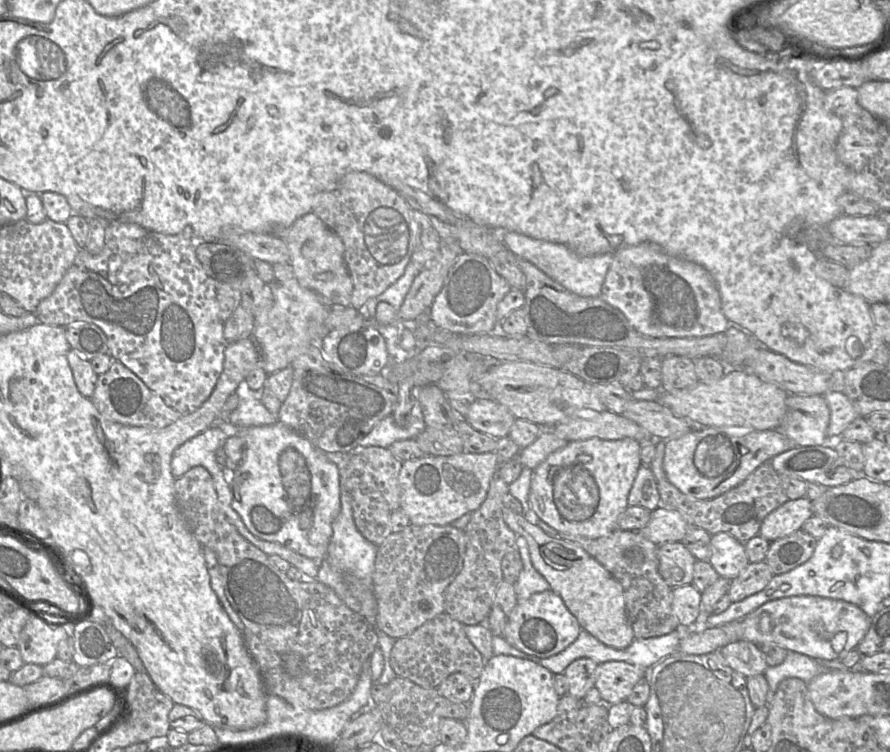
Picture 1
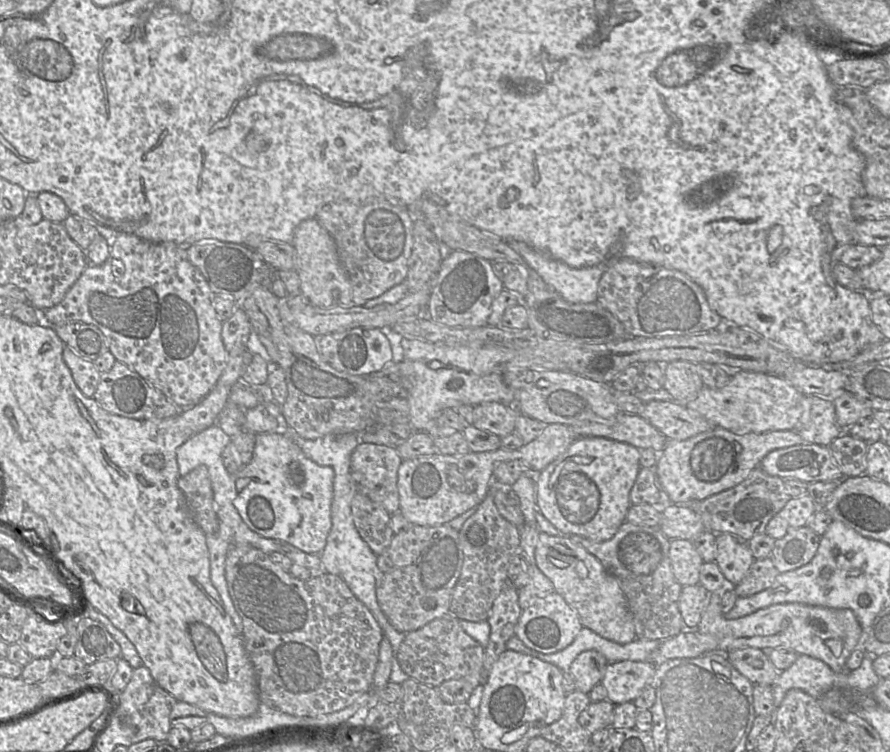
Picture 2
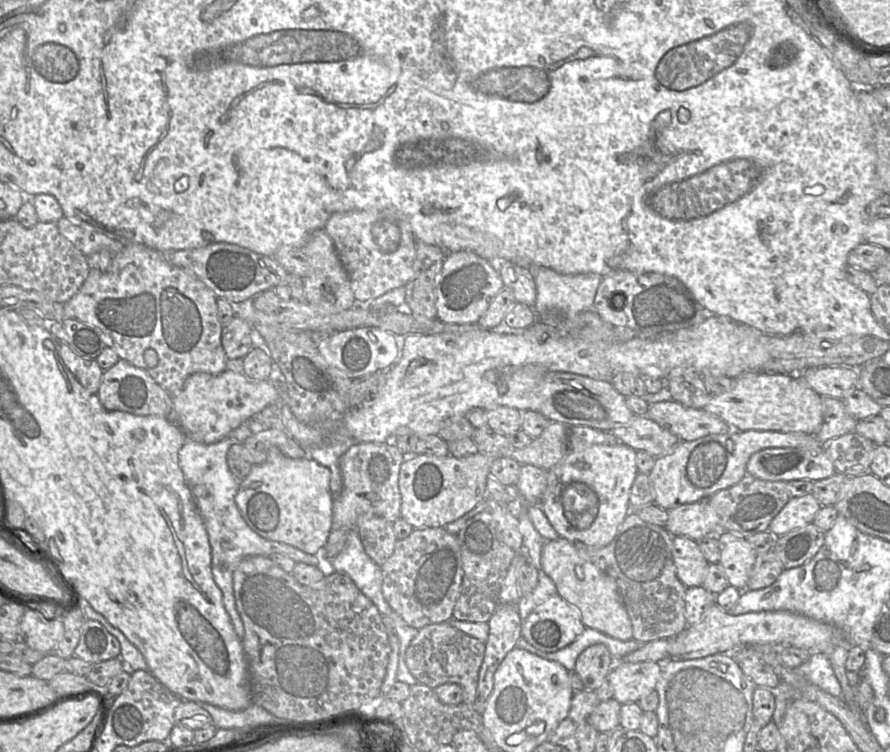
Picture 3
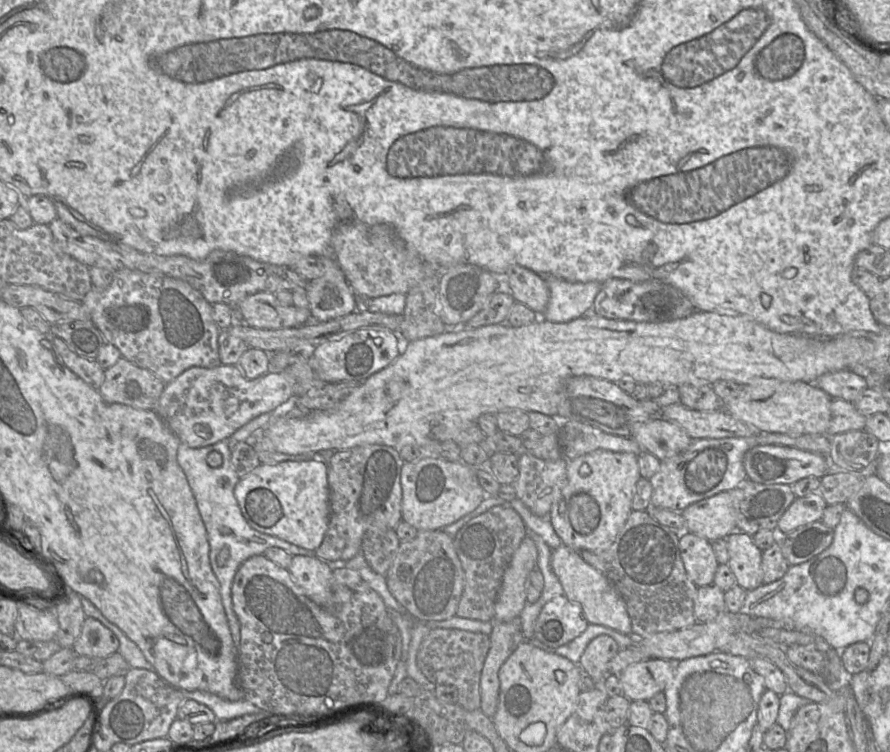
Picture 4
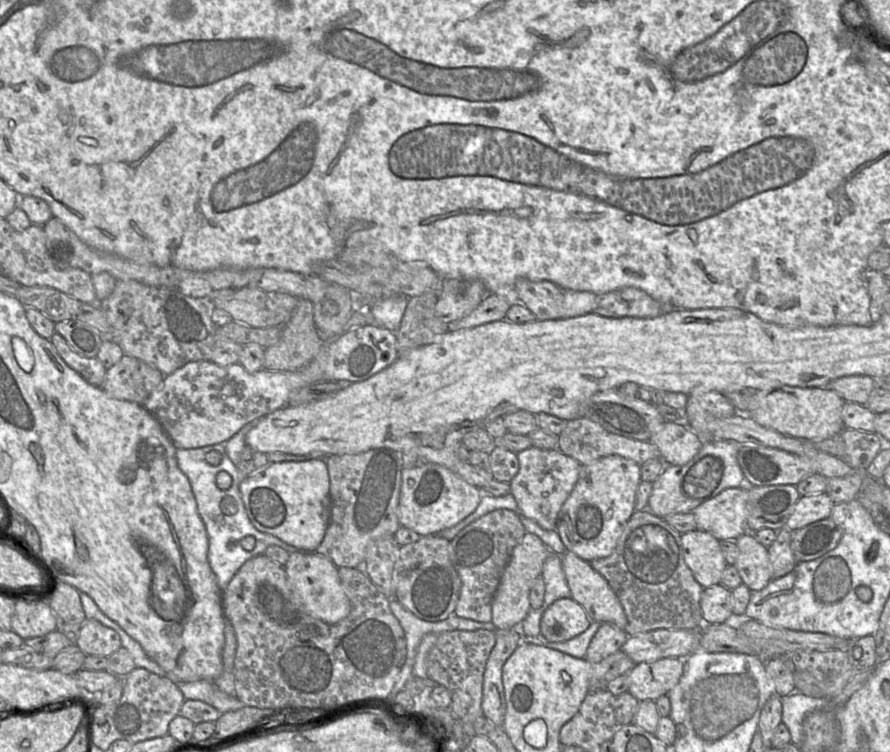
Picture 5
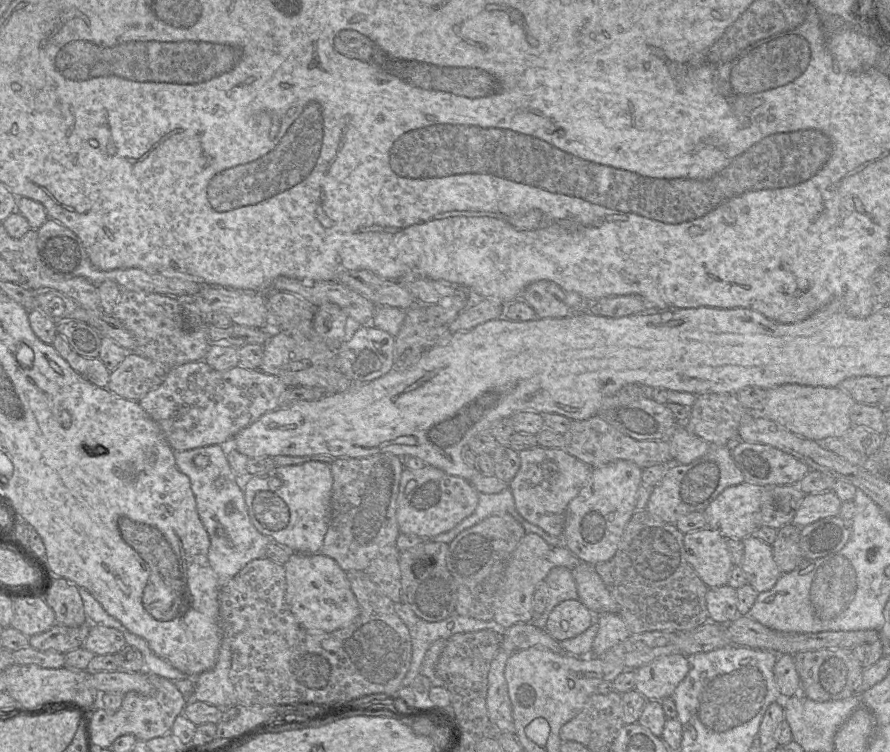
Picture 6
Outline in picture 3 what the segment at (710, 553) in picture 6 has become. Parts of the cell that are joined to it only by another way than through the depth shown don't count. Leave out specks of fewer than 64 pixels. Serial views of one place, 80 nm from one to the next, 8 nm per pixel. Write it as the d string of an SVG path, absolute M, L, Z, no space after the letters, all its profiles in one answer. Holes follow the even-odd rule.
M674 537L672 556L677 576L687 588L703 585L709 563L703 556L698 542L687 537Z

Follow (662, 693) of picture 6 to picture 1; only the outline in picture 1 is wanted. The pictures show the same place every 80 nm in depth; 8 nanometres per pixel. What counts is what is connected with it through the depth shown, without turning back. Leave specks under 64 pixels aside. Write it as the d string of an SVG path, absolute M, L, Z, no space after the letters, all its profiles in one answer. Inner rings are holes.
M623 661L598 665L595 687L606 705L627 700L635 685L646 678L646 669Z

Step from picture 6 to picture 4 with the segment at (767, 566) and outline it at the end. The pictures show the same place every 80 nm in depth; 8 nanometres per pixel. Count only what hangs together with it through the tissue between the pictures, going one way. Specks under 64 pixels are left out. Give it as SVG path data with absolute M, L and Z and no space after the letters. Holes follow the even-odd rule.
M734 531L725 539L727 541L729 556L727 565L734 573L737 580L737 585L739 585L746 591L754 590L763 585L761 567L763 551L761 551L754 544L752 536L741 531Z

